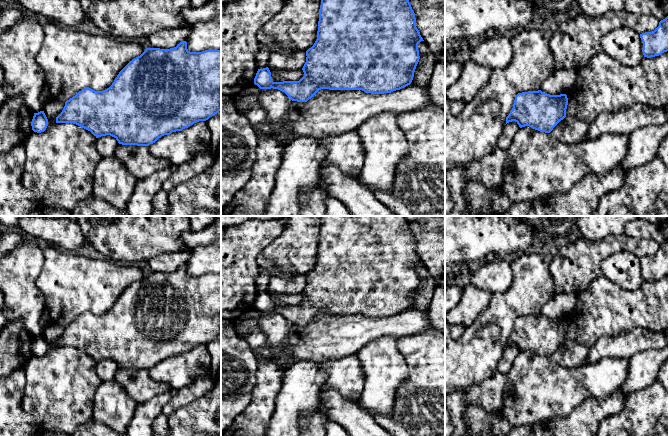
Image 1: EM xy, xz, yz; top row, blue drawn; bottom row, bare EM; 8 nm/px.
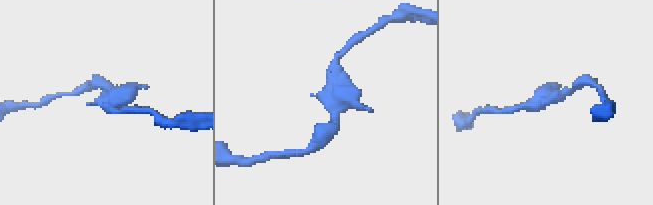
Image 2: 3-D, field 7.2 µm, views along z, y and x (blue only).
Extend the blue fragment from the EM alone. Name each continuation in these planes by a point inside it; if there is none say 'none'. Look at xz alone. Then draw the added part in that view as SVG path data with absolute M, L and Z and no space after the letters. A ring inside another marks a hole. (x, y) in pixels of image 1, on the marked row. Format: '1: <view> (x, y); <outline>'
none

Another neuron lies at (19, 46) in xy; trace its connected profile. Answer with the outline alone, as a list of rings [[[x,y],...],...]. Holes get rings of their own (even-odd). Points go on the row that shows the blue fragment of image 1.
[[[28,17],[0,34],[3,91],[8,97],[22,96],[33,113],[43,111],[40,95],[45,75],[36,60],[43,40],[43,27]]]

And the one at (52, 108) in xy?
[[[49,100],[43,105],[43,111],[48,119],[48,124],[56,123],[56,117],[62,112],[65,102]]]

